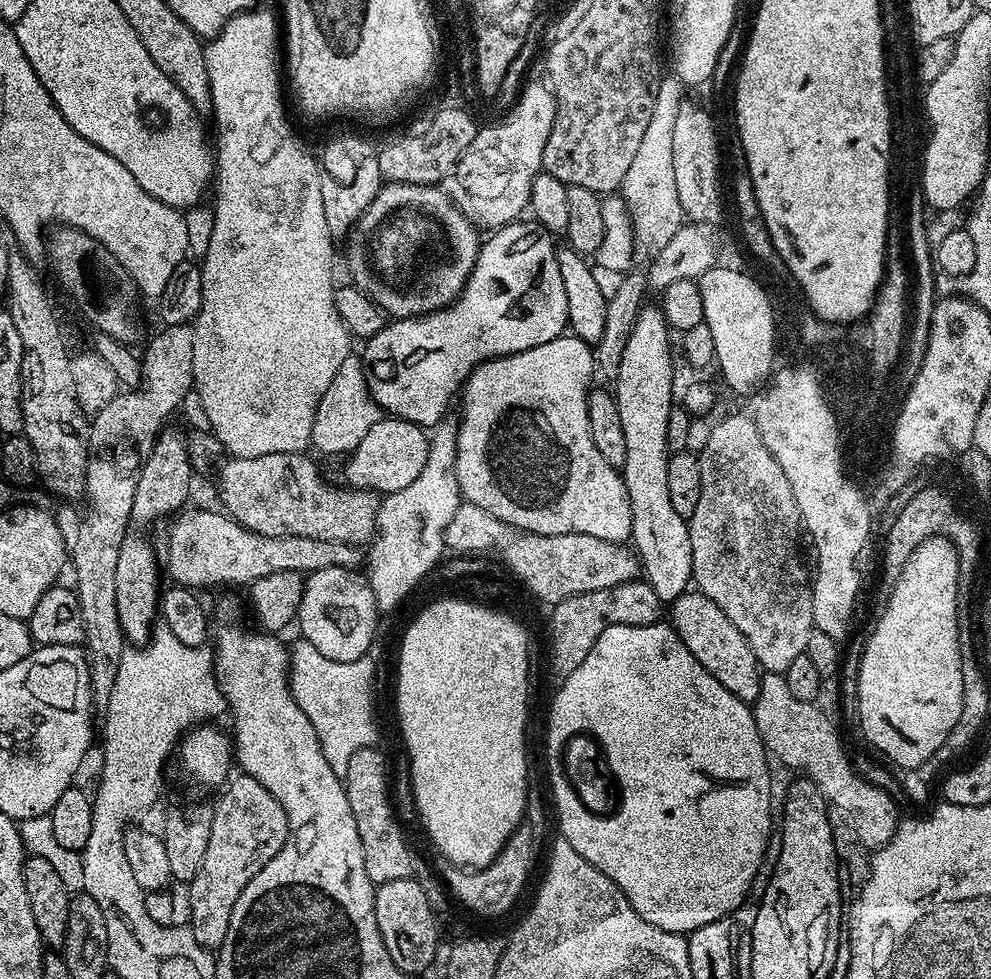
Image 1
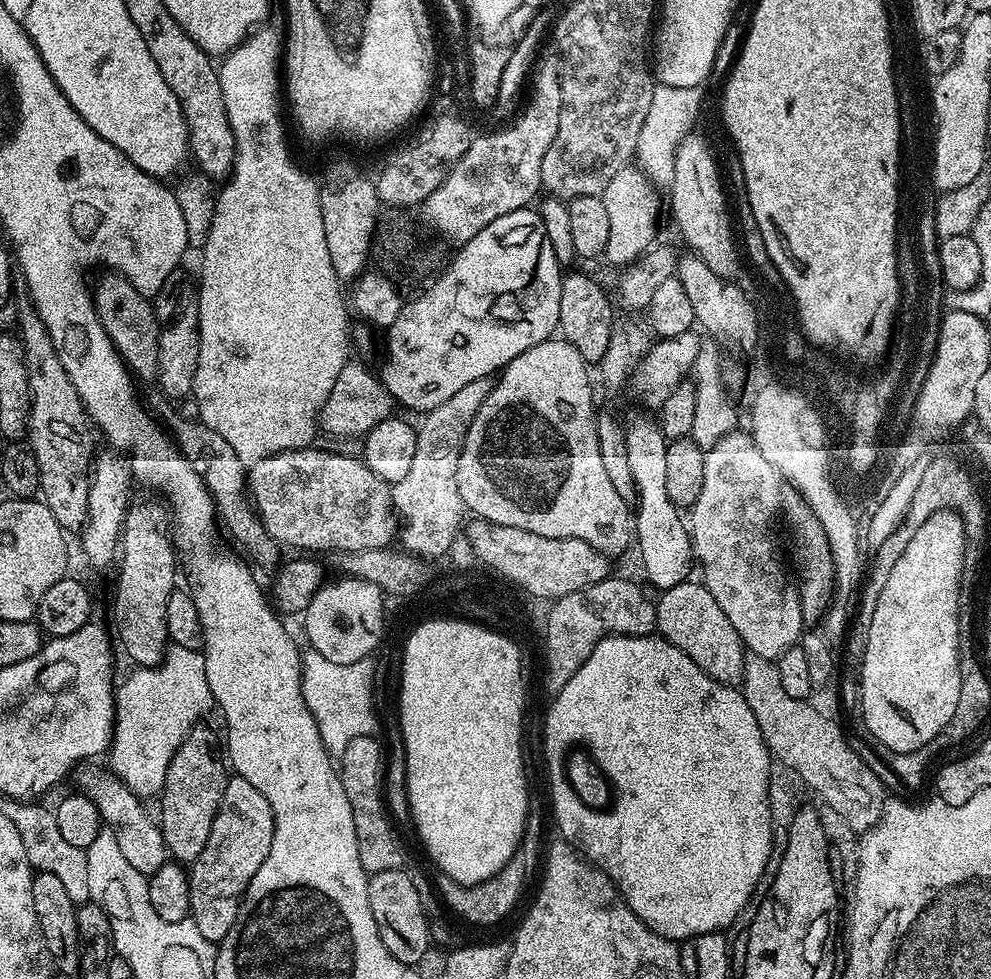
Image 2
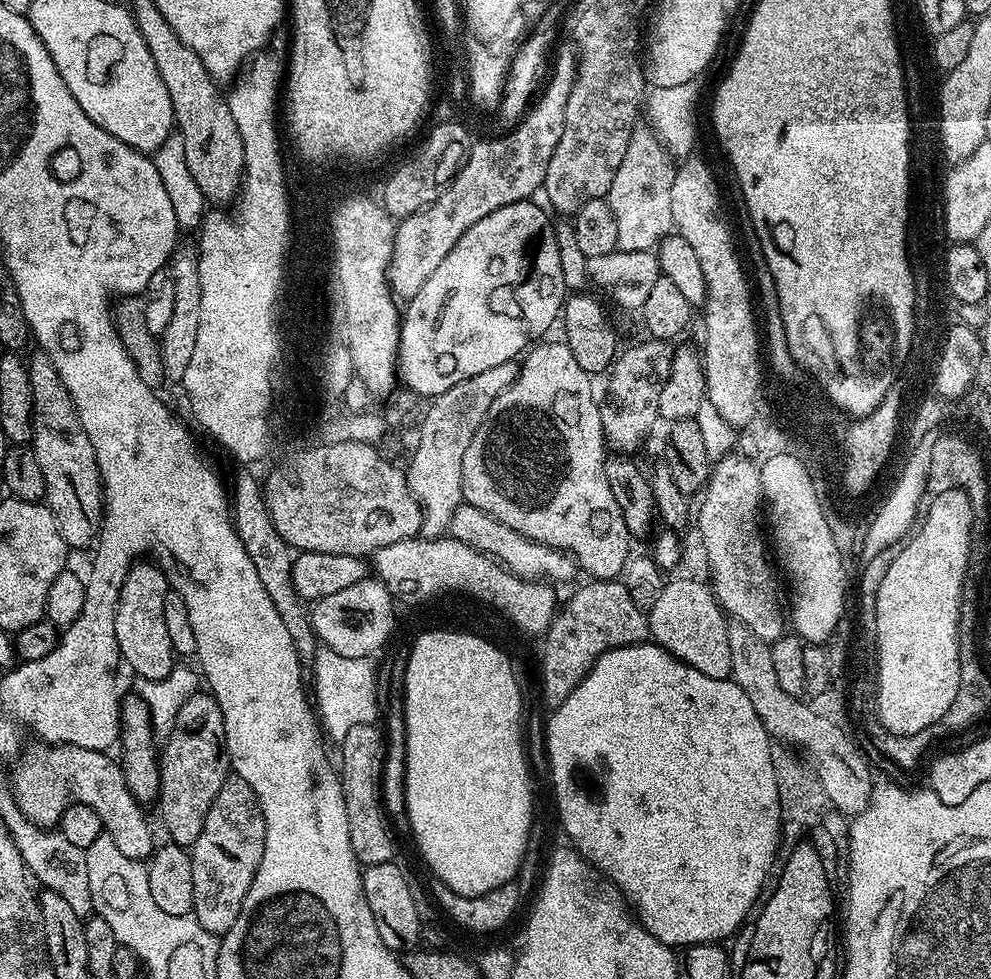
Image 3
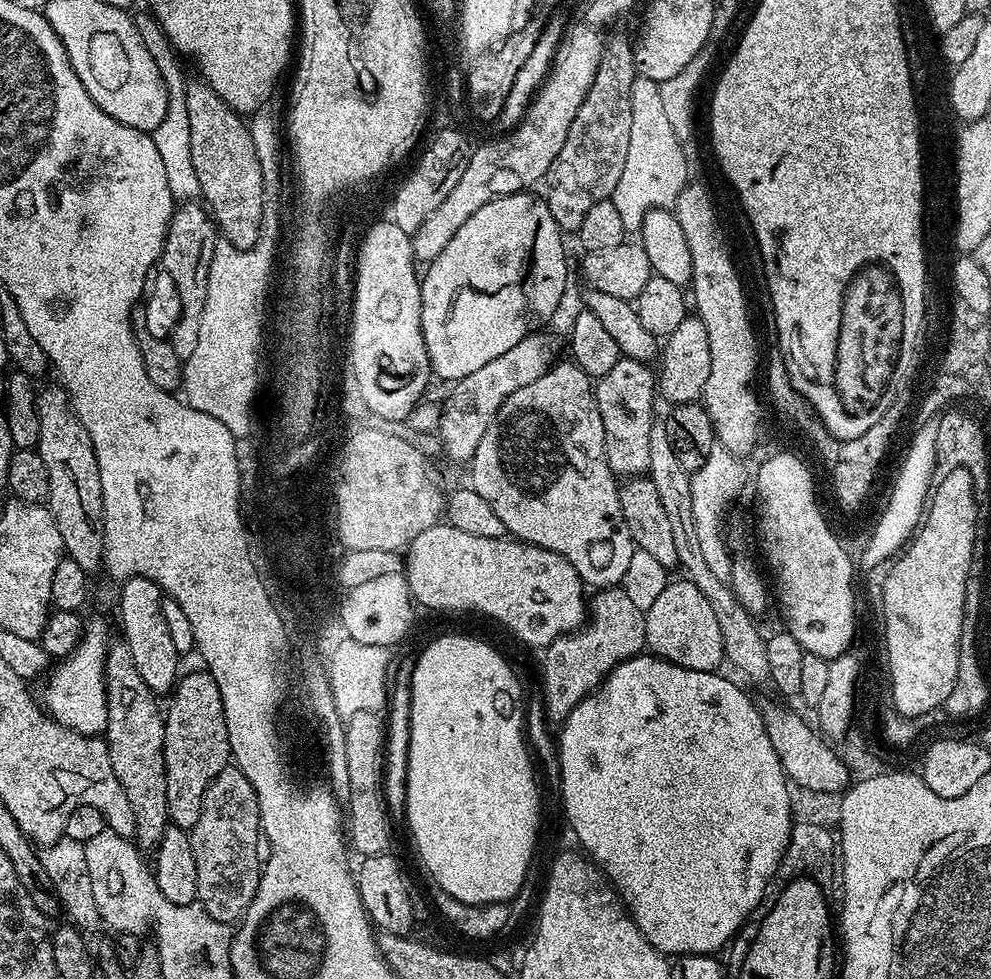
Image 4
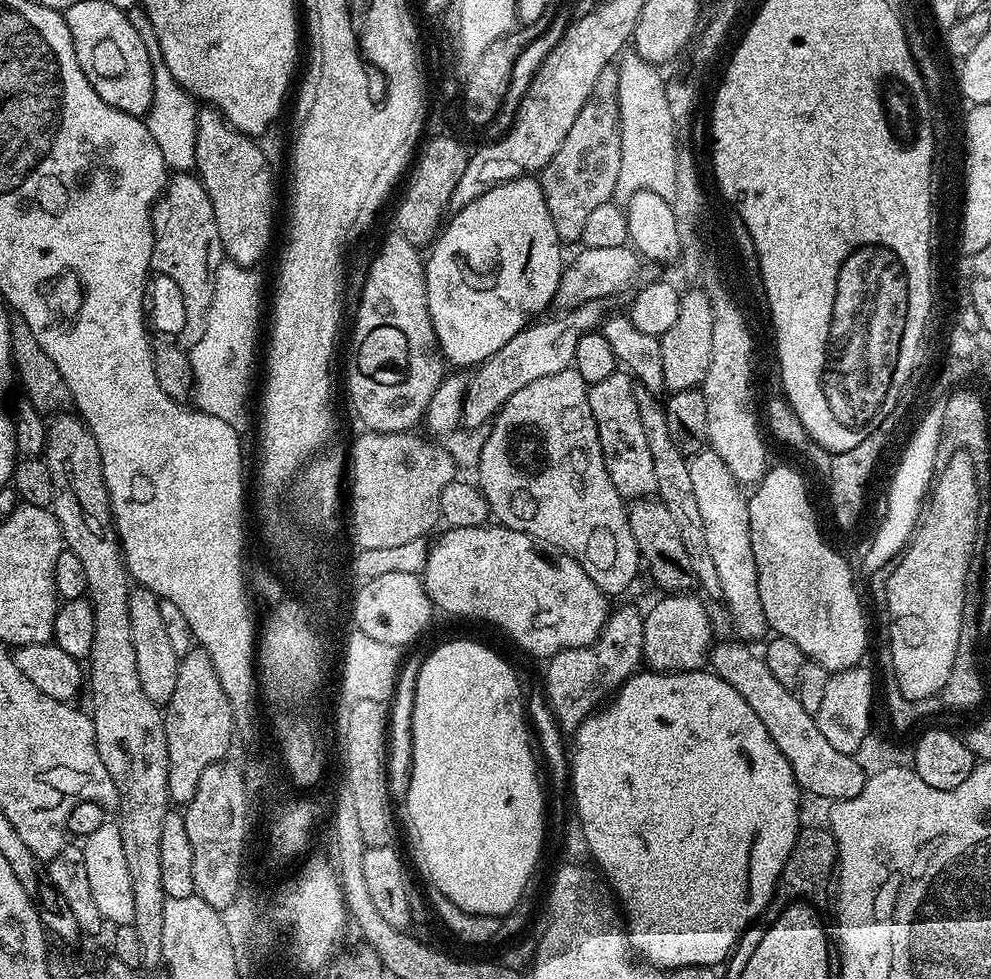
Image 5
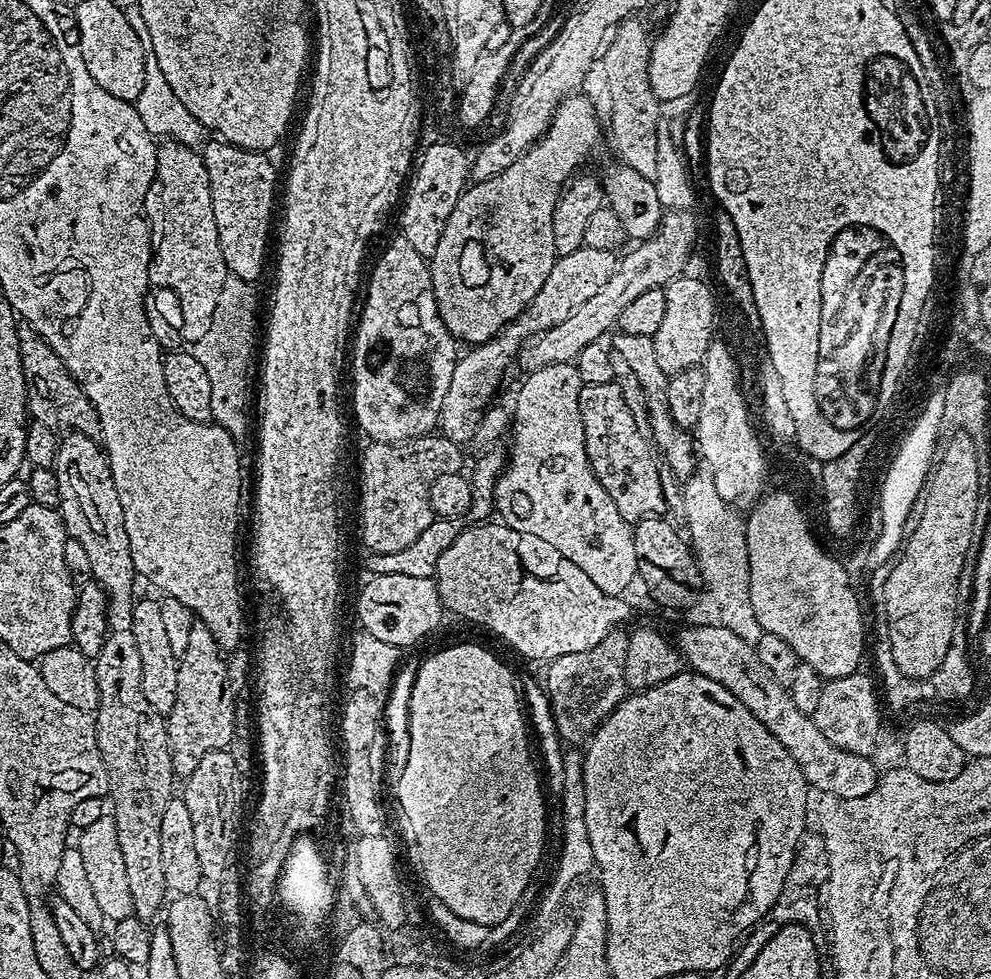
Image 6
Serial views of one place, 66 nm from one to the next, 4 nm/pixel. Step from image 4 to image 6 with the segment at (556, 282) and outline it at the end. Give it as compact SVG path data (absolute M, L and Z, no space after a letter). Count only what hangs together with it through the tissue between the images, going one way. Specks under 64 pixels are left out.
M573 94L561 102L559 110L554 114L552 124L541 140L532 145L524 155L517 158L506 170L502 170L502 174L498 174L489 180L473 183L465 188L464 193L458 198L453 212L450 213L450 218L446 218L446 230L442 230L442 239L438 241L438 250L434 250L434 254L430 257L432 285L434 286L434 298L438 302L438 314L442 314L442 322L446 322L450 334L455 336L457 341L464 343L465 340L465 345L484 344L491 336L497 336L507 324L517 320L524 313L534 296L542 290L542 284L550 278L550 270L556 265L557 254L554 246L554 234L552 233L552 212L555 211L556 204L560 200L562 189L573 179L574 173L580 170L575 170L575 168L582 167L591 158L592 151L600 144L600 120L596 117L596 108L586 97L580 95L584 94Z

